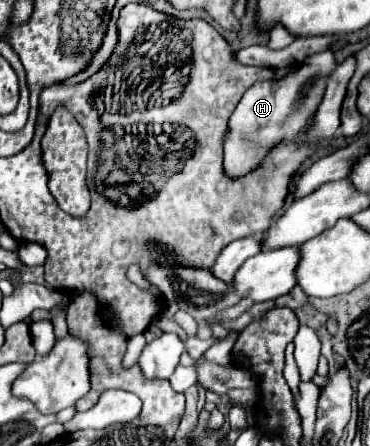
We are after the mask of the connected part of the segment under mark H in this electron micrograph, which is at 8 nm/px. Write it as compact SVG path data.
M324 50L308 56L306 62L300 66L300 70L294 74L288 74L280 80L266 80L252 84L230 118L230 134L224 140L226 174L232 178L246 176L264 160L264 156L270 152L272 146L292 140L294 134L302 126L306 126L308 116L314 114L314 110L318 110L326 78L328 74L332 74L334 68L336 68L334 54L330 50Z

